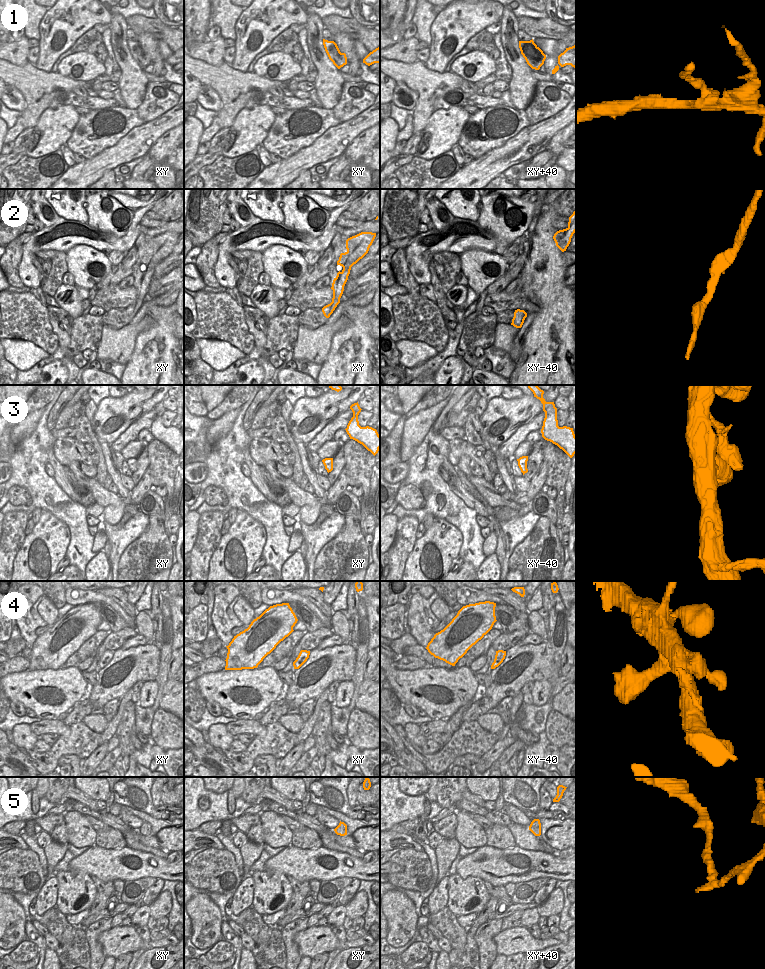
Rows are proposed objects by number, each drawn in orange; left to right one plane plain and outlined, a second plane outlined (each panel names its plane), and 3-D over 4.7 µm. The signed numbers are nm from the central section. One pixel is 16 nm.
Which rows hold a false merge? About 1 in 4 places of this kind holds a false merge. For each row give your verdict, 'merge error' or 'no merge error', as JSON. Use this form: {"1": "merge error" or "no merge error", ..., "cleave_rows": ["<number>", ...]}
{"1": "merge error", "2": "no merge error", "3": "no merge error", "4": "no merge error", "5": "merge error", "cleave_rows": ["1", "5"]}

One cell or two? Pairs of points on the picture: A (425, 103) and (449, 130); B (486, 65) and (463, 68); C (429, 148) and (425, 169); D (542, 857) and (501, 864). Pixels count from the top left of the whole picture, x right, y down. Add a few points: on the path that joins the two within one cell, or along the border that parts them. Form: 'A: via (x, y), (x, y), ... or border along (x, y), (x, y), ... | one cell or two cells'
A: border along (434, 111), (423, 129) | two cells
B: via (480, 65), (466, 63) | one cell
C: border along (449, 151), (430, 159), (422, 159), (416, 156) | two cells
D: via (530, 857), (519, 852), (504, 854) | one cell

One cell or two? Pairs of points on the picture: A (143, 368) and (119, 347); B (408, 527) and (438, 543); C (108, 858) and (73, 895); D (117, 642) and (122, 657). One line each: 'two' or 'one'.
A: two
B: two
C: two
D: two

